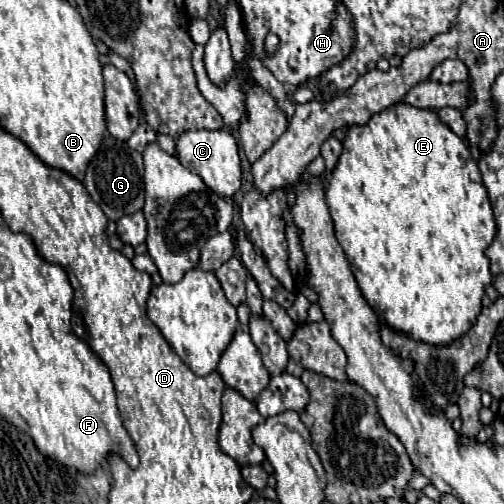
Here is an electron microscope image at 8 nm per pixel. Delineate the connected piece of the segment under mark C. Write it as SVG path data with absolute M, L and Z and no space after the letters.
M194 129L194 131L186 131L184 135L178 137L176 141L176 151L178 151L178 159L180 163L202 177L202 181L220 197L232 197L238 189L240 189L240 181L242 181L242 167L240 167L240 155L238 155L238 145L236 139L232 137L232 133L224 131L224 129L216 129L216 131L208 131L208 129Z

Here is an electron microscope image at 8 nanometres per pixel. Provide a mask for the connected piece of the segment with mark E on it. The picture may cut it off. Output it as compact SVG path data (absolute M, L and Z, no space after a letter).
M404 101L394 103L392 107L372 115L372 119L366 125L348 127L348 133L346 133L342 145L344 145L342 155L338 159L336 169L332 171L332 179L326 189L326 203L330 209L332 221L334 221L336 241L340 243L340 247L346 253L346 259L350 261L354 279L356 279L364 299L380 317L384 317L388 327L392 327L400 333L406 333L414 341L424 341L424 343L432 343L432 345L452 343L454 339L462 337L476 323L476 317L482 309L484 289L486 289L486 285L492 283L492 273L490 273L488 257L484 251L488 249L488 245L492 243L492 239L496 235L496 223L494 223L492 207L488 201L486 187L482 183L478 163L472 159L472 153L466 147L466 143L458 135L454 135L446 123L440 121L436 111L418 109L418 107L412 107Z

